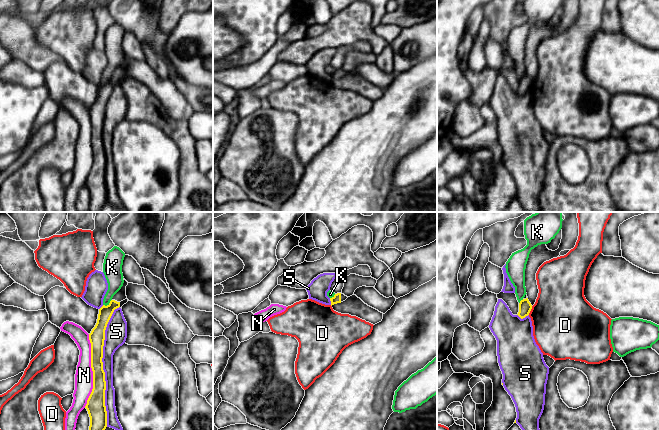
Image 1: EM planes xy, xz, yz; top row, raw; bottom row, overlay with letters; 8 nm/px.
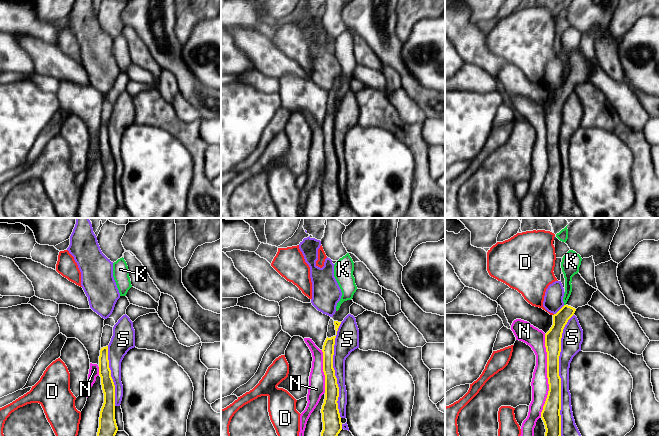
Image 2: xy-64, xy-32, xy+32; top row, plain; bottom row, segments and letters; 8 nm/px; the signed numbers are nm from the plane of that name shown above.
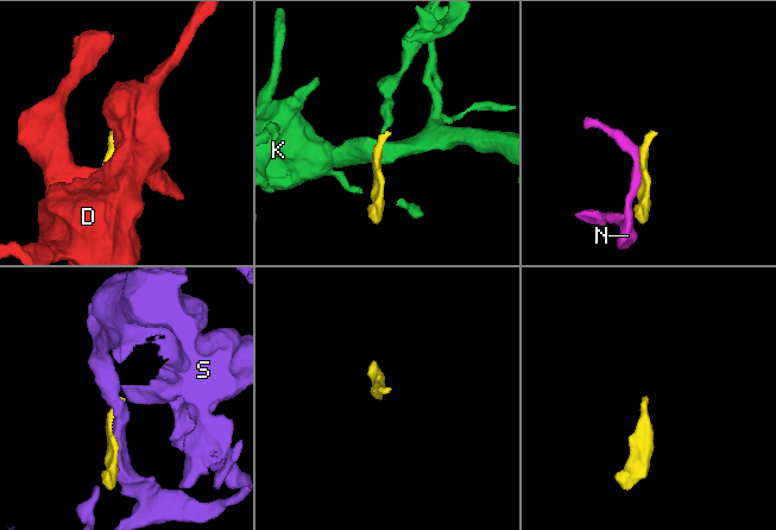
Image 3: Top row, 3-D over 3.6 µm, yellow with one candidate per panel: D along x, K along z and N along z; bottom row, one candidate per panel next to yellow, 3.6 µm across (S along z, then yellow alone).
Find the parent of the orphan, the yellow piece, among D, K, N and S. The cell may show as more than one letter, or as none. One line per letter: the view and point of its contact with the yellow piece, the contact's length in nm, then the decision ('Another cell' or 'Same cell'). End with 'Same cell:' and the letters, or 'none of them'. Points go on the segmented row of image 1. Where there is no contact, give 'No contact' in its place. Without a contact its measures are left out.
D: Touches yellow at yz (530, 310). Shared border 80 nm. Another cell
K: Touches yellow at xy (107, 305). Shared border 90 nm. Another cell
N: Touches yellow at xy (92, 370). Shared border 600 nm. Another cell
S: Touches yellow at xy (102, 366). Shared border 950 nm. Another cell
Same cell: none of them

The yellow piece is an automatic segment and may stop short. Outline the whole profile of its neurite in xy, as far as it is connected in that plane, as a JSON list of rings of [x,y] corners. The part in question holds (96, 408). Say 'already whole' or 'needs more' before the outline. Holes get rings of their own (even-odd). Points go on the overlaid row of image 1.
needs more | [[[123,278],[121,289],[113,296],[110,303],[99,309],[95,327],[89,334],[91,343],[91,368],[93,371],[93,389],[87,400],[85,408],[90,417],[89,430],[105,430],[107,427],[107,411],[105,406],[105,372],[103,370],[103,346],[105,330],[115,309],[120,307],[120,302],[127,299],[126,286],[128,282]]]

